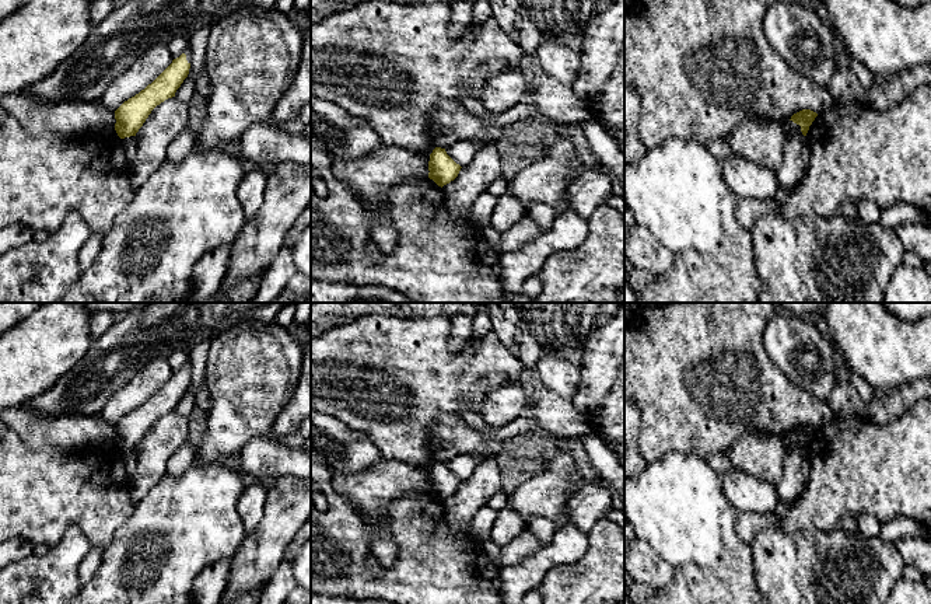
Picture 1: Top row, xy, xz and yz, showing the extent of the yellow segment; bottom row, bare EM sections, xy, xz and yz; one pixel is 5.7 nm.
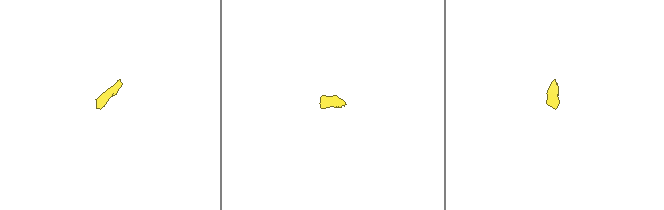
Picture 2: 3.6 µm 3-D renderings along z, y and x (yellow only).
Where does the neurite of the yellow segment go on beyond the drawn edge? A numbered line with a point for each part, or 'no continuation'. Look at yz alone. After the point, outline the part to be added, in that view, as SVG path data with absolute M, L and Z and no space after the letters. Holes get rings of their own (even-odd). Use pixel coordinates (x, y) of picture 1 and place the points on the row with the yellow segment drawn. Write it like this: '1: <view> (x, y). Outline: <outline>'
no continuation

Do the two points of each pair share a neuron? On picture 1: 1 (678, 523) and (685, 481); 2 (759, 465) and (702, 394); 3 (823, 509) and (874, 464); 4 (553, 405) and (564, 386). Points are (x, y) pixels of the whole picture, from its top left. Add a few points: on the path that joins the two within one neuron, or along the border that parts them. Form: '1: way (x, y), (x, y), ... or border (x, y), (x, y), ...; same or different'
1: way (678, 513), (681, 491); same
2: border (770, 433), (748, 432), (725, 453); different
3: way (836, 496), (861, 471); same
4: border (546, 387), (570, 398); different

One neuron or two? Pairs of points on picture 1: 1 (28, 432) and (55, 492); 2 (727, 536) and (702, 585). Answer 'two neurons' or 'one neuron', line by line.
1: two neurons
2: one neuron

